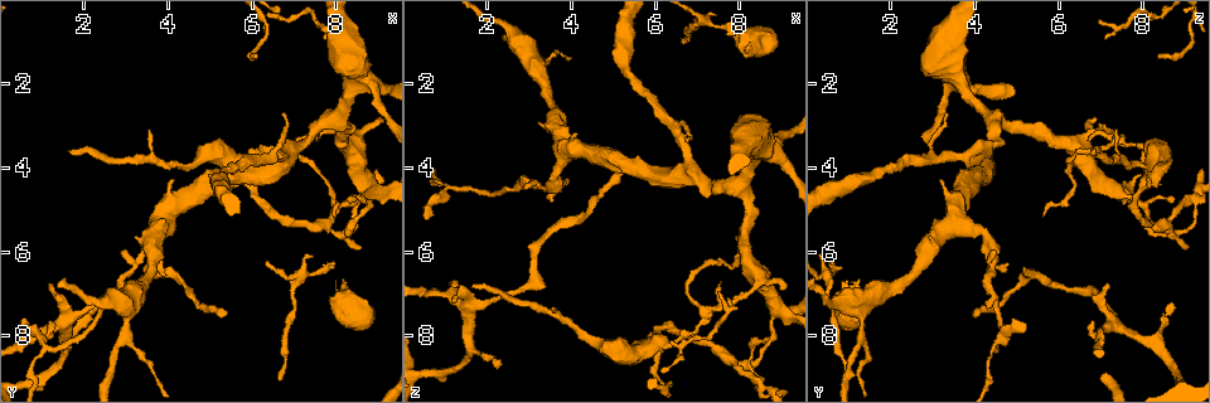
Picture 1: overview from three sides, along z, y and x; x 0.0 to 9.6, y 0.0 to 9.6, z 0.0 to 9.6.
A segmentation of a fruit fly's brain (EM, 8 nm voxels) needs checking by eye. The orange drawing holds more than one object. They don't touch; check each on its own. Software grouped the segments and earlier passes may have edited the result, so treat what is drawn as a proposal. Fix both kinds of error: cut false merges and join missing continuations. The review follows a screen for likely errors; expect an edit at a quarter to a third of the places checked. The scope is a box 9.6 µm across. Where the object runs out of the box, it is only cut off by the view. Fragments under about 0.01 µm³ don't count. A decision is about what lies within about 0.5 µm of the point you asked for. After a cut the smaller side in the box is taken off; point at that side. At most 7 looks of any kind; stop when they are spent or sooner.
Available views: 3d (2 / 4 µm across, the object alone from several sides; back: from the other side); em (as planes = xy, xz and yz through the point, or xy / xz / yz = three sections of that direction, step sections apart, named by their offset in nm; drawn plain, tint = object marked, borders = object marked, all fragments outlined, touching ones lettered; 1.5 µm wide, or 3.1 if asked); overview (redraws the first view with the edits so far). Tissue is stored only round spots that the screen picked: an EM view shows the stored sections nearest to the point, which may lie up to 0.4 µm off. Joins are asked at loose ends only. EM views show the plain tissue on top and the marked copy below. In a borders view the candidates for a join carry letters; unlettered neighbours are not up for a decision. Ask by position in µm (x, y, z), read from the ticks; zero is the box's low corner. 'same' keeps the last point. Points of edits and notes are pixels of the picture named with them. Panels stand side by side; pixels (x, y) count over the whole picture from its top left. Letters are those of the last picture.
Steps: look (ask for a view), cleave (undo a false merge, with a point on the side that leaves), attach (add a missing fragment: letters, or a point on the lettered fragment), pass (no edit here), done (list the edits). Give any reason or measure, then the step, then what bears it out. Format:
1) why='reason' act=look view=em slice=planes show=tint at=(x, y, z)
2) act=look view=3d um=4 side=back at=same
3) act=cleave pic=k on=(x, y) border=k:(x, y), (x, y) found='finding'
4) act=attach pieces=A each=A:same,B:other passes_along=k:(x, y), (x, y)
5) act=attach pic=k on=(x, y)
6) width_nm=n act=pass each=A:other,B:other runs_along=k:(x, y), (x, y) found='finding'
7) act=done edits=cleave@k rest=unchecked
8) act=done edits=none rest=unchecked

why='an open end' act=look view=3d um=2 side=back at=(9.15, 2.95, 6.85)

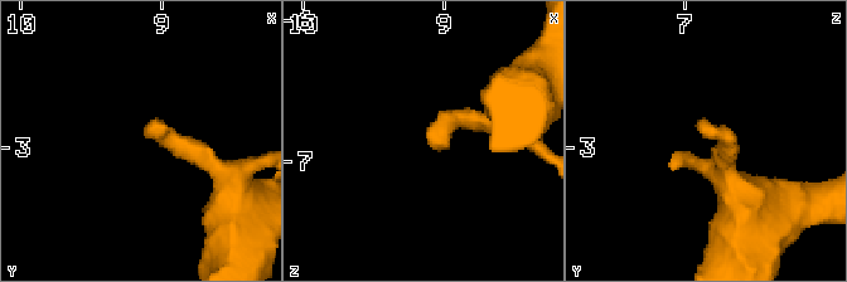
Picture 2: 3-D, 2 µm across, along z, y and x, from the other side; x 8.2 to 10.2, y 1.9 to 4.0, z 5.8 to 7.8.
why='shape alone is not enough' act=look view=em slice=planes show=borders at=(9.08, 2.90, 6.90)

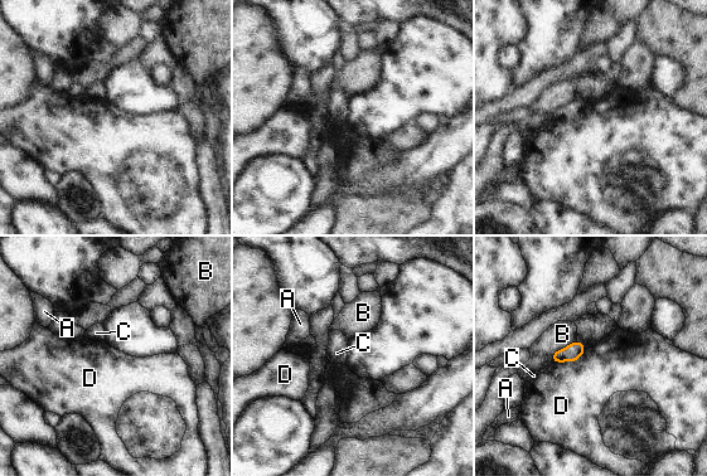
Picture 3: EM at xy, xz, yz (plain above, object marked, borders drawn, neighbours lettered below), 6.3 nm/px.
act=pass each=A:other,B:other,C:other,D:other border=3:(585, 349), (575, 360), (553, 364) found='none of them fits'

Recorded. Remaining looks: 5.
why='three-way junction' act=look view=3d um=4 at=(7.90, 5.45, 8.65)

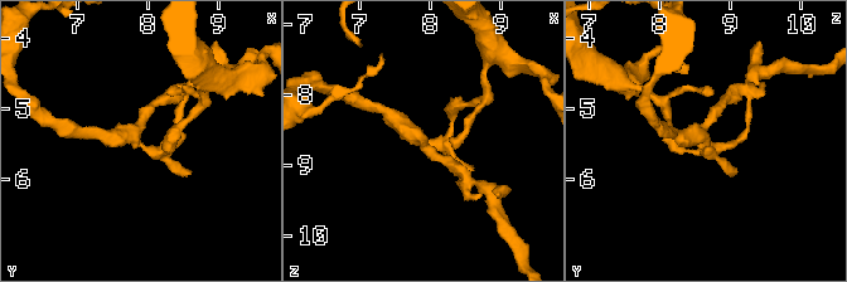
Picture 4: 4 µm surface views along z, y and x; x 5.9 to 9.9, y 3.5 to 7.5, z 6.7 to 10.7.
why='need the tissue' act=look view=em slice=xy step=4 show=tint at=(7.85, 5.40, 8.60)

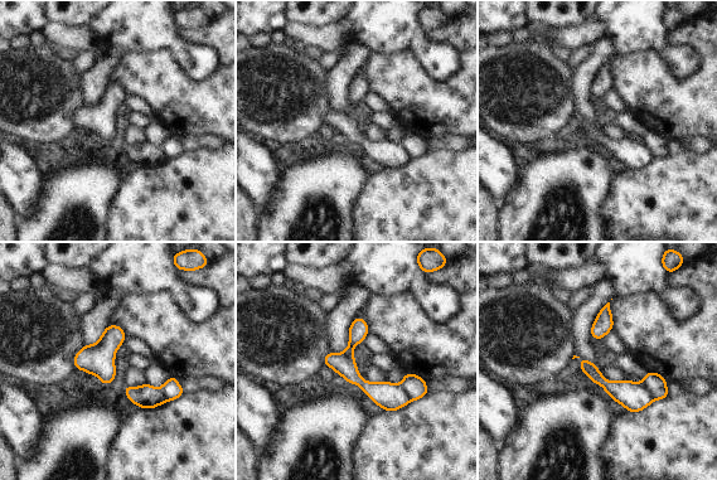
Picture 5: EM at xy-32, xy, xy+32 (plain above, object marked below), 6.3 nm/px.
why='another direction' act=look view=em slice=planes show=borders at=same

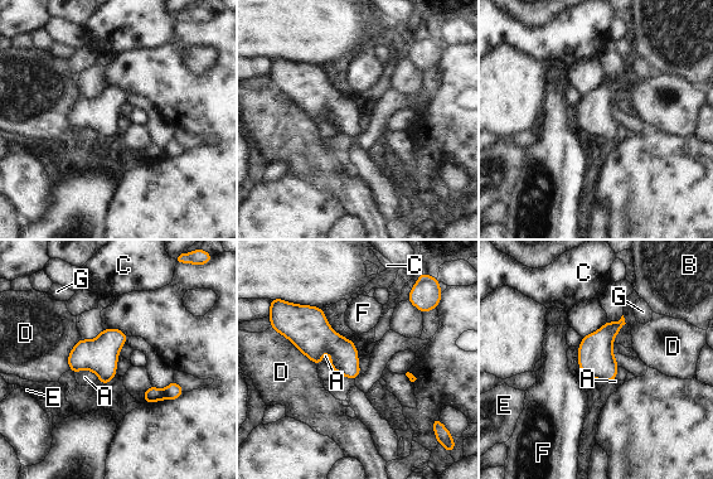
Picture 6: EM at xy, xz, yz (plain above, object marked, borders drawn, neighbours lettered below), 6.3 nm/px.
width_nm=180 act=cleave pic=6 on=(151, 395) each=A:other,B:other,C:other,D:other,E:other,F:other,G:other found='a second neuron is stuck on'

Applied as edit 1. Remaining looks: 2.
act=done edits=cleave@6 rest=unchecked

